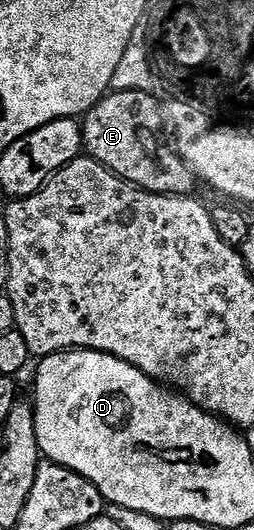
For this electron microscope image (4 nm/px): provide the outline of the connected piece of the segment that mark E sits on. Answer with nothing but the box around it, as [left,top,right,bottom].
[83,89,195,195]

